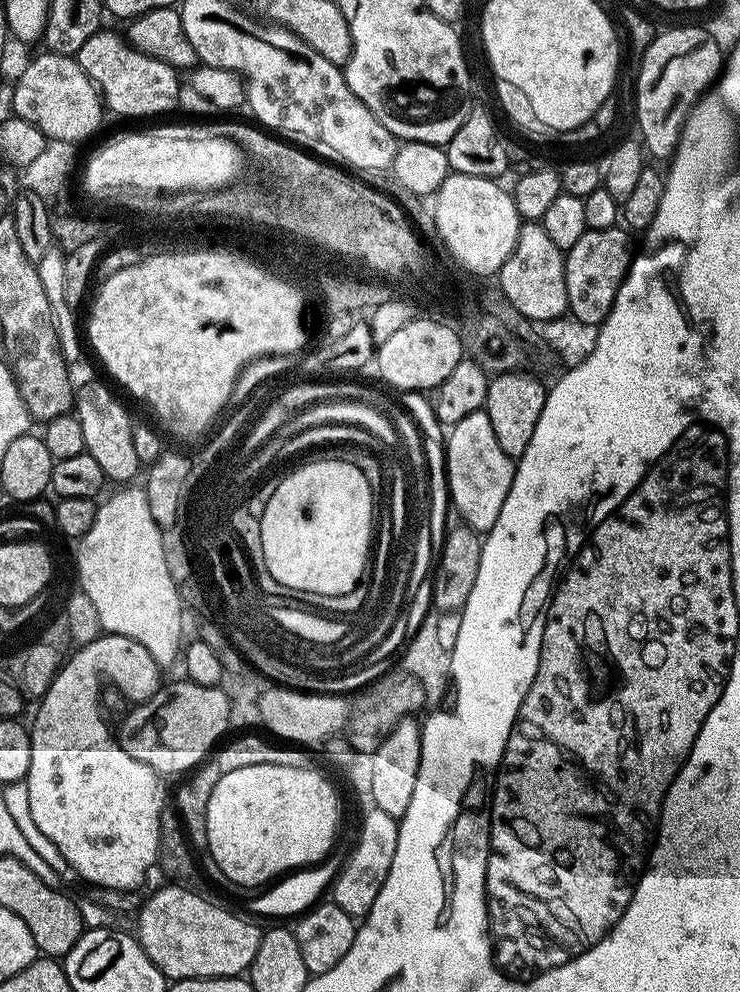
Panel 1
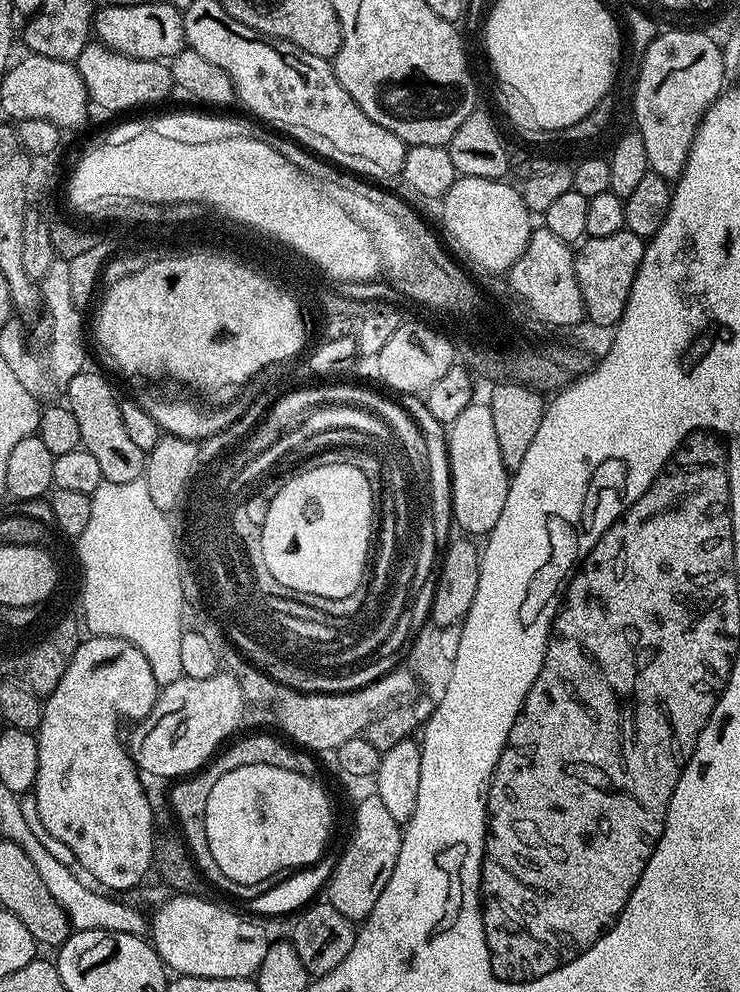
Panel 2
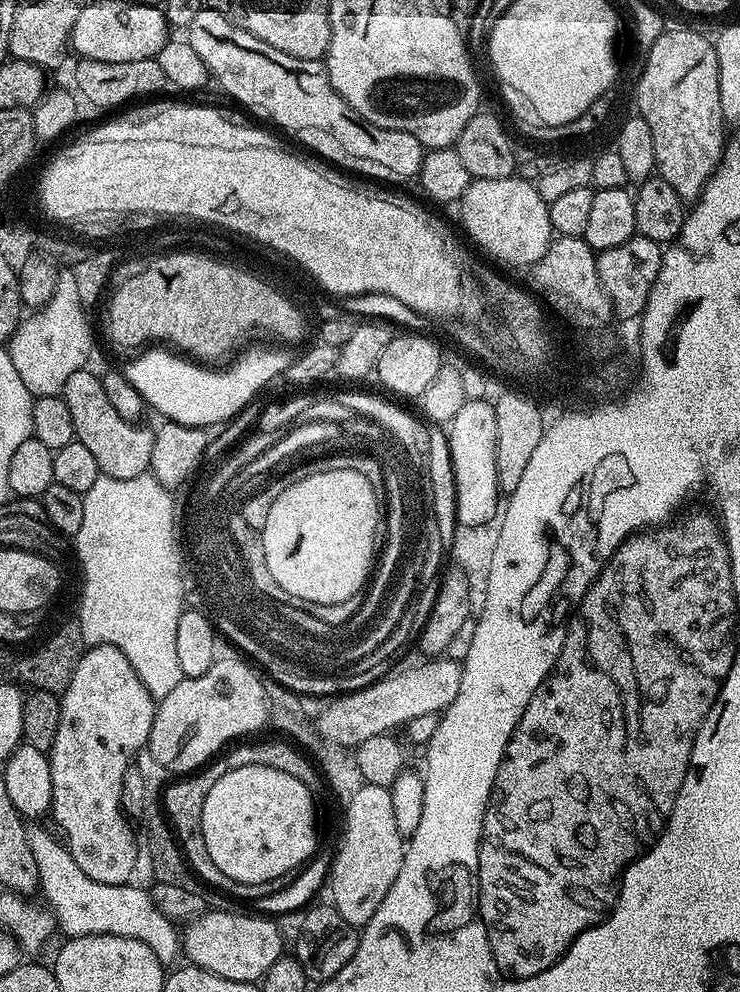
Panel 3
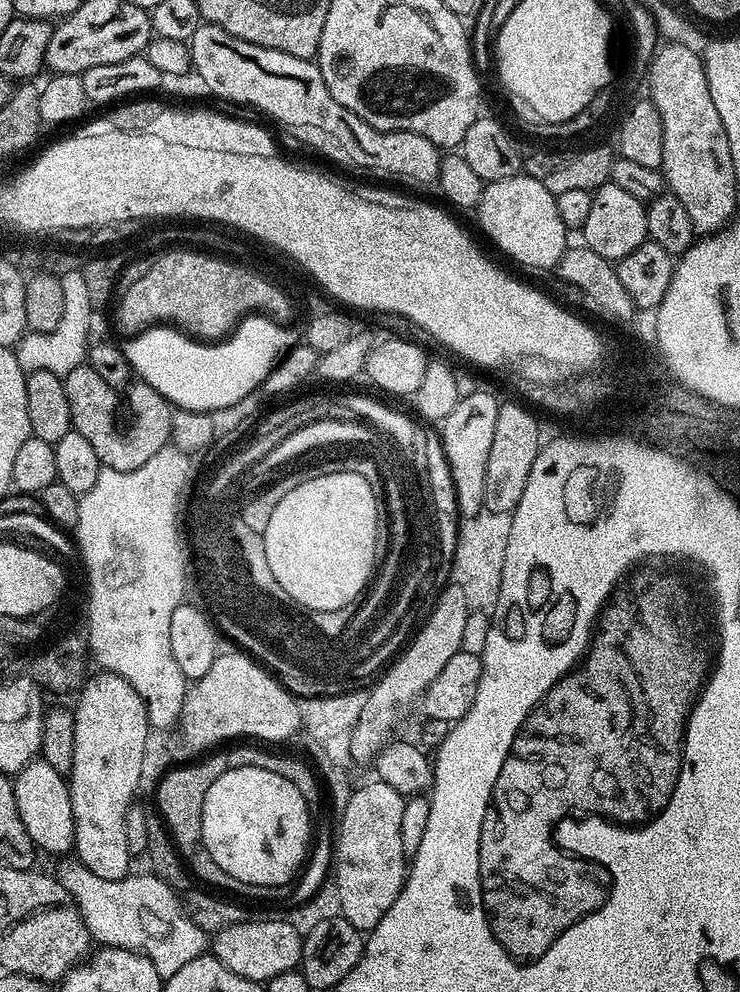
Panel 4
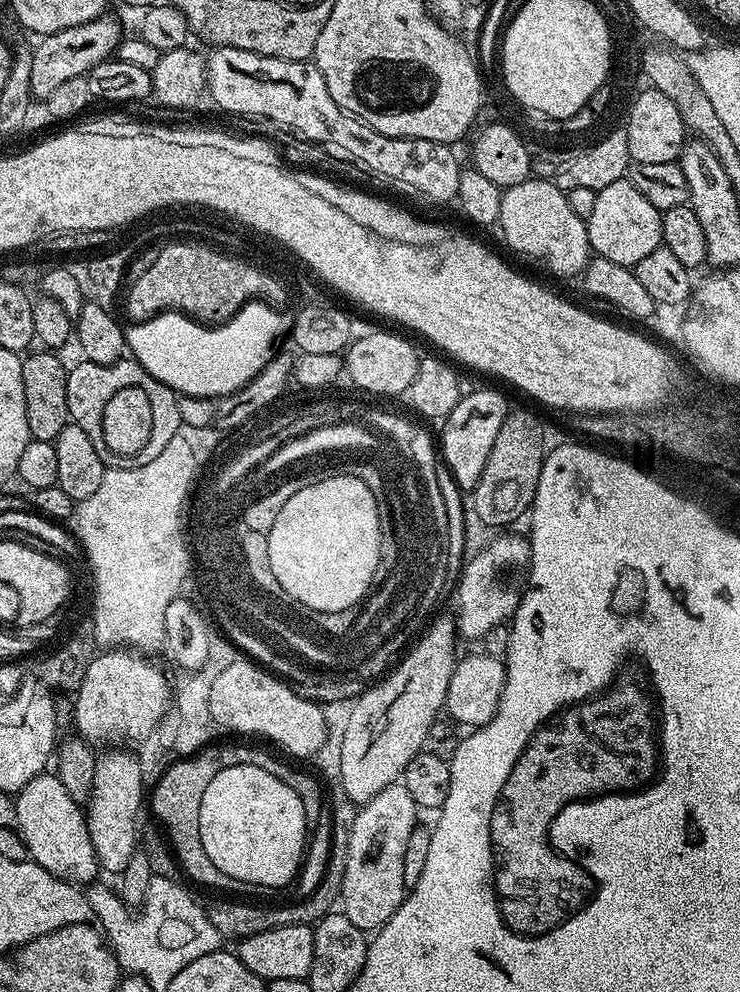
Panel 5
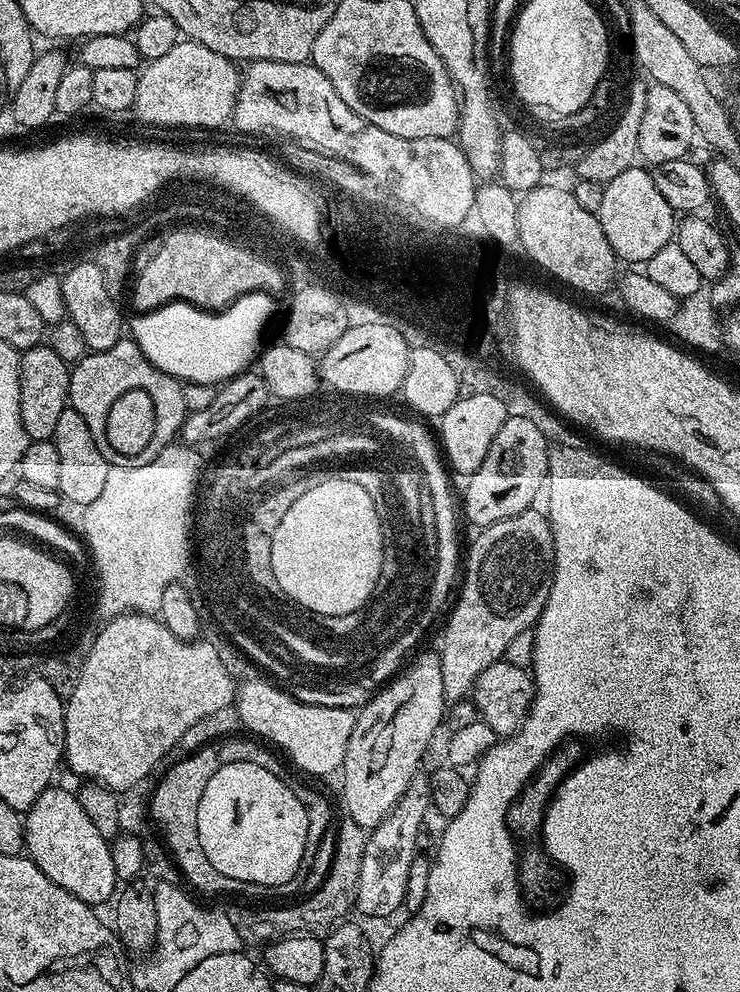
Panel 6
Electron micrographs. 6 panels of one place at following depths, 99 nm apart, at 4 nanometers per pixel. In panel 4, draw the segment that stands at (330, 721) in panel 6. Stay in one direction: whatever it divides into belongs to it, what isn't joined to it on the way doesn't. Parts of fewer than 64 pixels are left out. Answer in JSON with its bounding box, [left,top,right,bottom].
[179,651,300,750]

